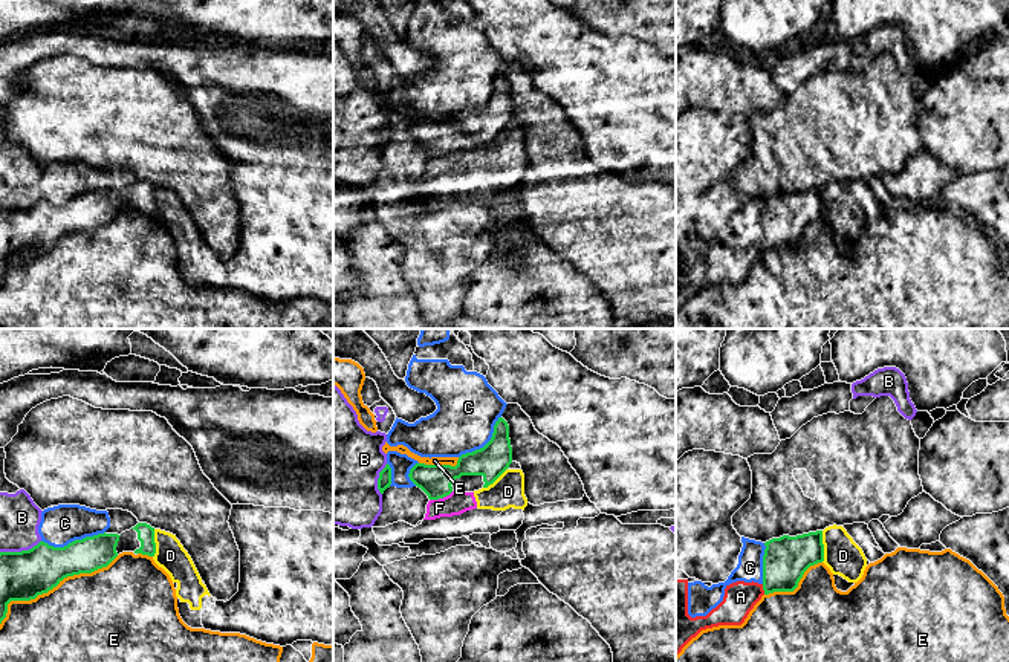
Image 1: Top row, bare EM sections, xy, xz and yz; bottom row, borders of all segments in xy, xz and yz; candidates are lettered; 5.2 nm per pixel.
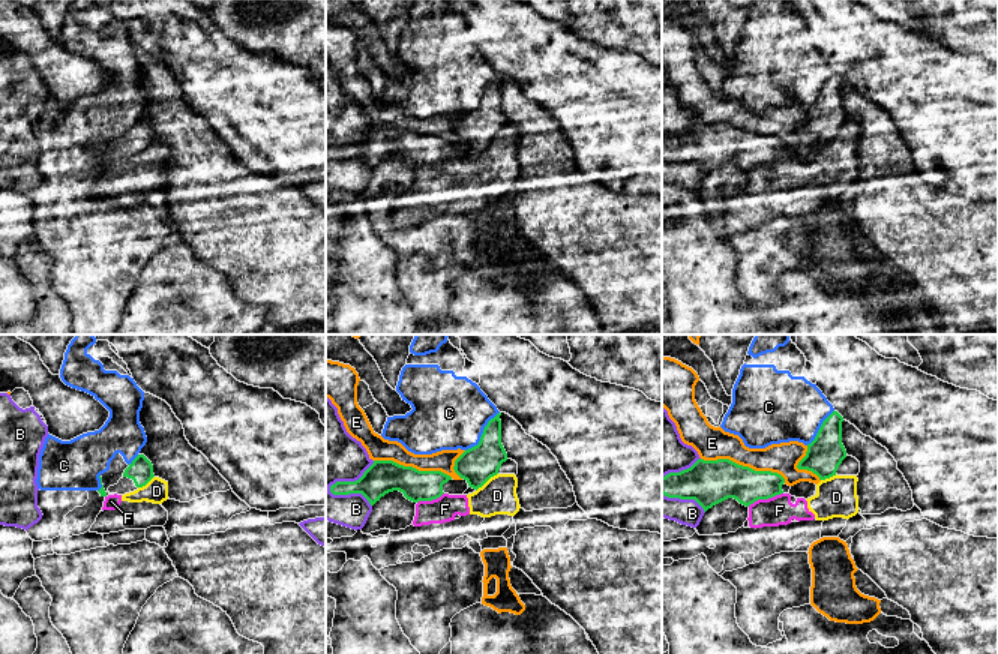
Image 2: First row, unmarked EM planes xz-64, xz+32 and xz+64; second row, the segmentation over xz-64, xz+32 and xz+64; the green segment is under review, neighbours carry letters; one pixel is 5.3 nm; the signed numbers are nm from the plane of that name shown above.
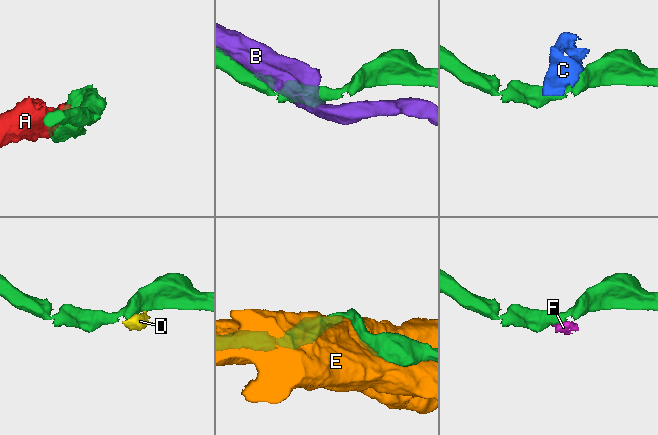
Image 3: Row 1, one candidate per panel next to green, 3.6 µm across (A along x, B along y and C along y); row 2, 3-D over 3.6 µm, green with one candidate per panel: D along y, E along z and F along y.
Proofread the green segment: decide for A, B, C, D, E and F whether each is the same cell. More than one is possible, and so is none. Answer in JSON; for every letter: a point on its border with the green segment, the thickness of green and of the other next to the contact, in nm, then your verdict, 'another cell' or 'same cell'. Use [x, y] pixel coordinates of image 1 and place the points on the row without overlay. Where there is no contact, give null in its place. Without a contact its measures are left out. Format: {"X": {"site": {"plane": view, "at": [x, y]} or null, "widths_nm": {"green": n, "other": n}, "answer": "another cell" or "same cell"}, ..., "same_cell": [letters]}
{"A": {"site": {"plane": "yz", "at": [763, 246]}, "widths_nm": {"green": 240, "other": 170}, "answer": "another cell"}, "B": {"site": {"plane": "xy", "at": [22, 208]}, "widths_nm": {"green": 260, "other": 220}, "answer": "another cell"}, "C": {"site": {"plane": "xy", "at": [72, 199]}, "widths_nm": {"green": 240, "other": 200}, "answer": "another cell"}, "D": {"site": {"plane": "yz", "at": [823, 204]}, "widths_nm": {"green": 240, "other": 190}, "answer": "another cell"}, "E": {"site": {"plane": "xy", "at": [52, 245]}, "widths_nm": {"green": 260, "other": 500}, "answer": "another cell"}, "F": {"site": {"plane": "xz", "at": [441, 155]}, "widths_nm": {"green": 170, "other": 120}, "answer": "another cell"}, "same_cell": []}

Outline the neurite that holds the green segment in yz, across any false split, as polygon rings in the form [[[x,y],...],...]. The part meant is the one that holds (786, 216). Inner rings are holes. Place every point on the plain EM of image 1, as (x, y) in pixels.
[[[822,188],[796,194],[783,193],[764,200],[763,248],[793,249],[804,229],[824,219]]]

